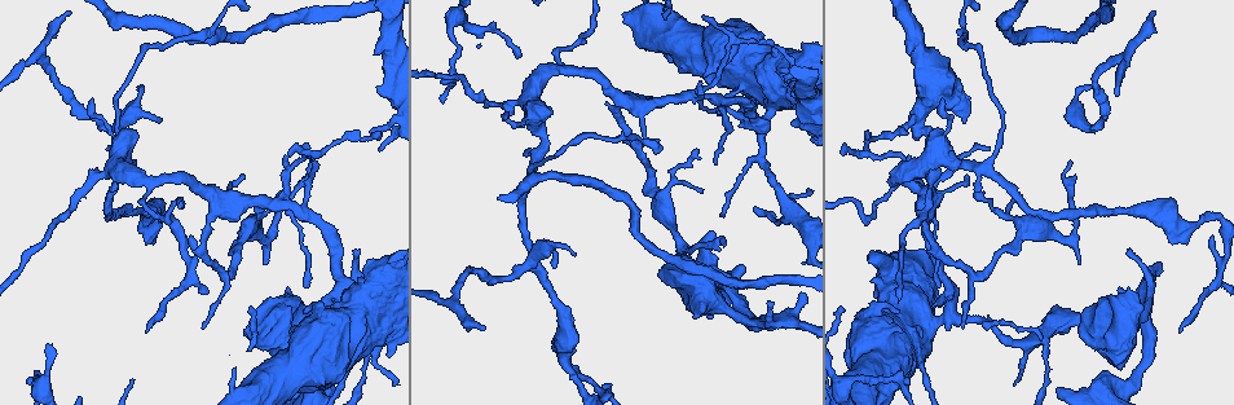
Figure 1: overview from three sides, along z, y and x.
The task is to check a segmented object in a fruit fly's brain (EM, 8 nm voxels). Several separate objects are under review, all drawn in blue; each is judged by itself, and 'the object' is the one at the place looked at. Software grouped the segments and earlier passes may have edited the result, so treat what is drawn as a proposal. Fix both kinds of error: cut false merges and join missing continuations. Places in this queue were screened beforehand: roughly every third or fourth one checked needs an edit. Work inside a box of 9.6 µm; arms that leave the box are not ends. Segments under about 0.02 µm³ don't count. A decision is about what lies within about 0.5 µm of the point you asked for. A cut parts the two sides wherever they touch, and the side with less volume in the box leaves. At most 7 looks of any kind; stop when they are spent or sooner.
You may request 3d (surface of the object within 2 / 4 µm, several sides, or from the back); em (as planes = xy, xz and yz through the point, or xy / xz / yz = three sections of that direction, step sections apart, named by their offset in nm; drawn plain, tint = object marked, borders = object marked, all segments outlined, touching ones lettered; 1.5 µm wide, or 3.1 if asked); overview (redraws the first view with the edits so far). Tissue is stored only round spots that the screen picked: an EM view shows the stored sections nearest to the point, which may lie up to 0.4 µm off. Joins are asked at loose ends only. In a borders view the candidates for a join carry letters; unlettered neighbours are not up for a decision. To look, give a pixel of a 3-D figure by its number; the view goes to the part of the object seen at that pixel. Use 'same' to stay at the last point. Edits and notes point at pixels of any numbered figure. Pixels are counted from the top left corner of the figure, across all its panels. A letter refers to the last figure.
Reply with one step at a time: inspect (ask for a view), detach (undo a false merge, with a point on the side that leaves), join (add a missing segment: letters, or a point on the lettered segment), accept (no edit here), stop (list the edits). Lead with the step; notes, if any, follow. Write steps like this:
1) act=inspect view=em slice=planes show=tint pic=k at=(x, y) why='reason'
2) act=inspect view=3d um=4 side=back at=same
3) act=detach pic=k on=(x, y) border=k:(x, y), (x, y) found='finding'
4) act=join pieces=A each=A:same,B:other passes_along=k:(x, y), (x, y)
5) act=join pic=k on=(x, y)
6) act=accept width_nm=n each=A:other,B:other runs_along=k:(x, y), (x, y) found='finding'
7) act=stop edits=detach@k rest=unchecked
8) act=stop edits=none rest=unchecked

act=inspect view=3d um=4 side=back pic=1 at=(1211, 238) why='tapers out'

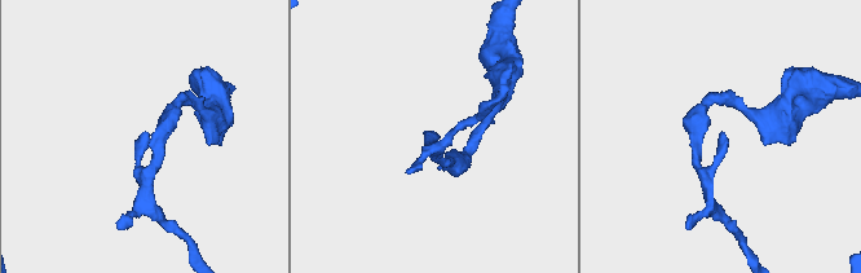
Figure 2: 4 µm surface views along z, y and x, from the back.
act=inspect view=em slice=planes show=borders pic=2 at=(722, 133) why='shape alone is not enough'

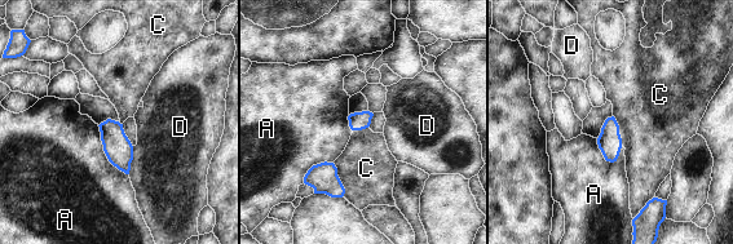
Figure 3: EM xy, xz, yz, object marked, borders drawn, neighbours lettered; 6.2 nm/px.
act=accept longest_contact=A:360nm each=A:other,C:other,D:other found='no lettered segment goes on from it'

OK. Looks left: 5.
act=inspect view=3d um=2 pic=1 at=(1127, 251) why='branch stops here'

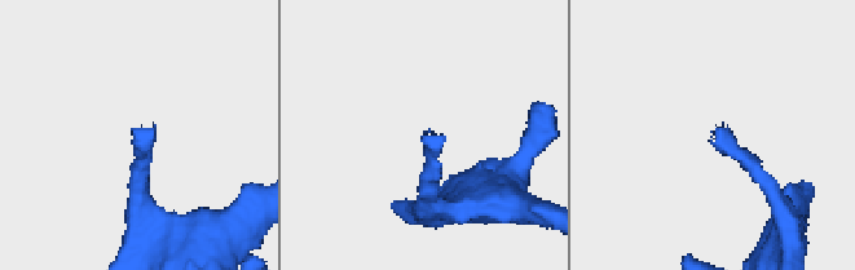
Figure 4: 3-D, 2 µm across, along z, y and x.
act=inspect view=em slice=xy step=8 show=borders pic=4 at=(131, 131) why='now the EM'

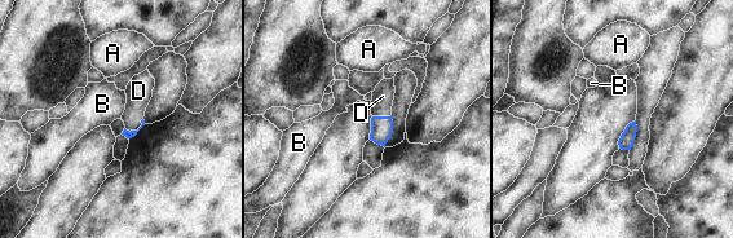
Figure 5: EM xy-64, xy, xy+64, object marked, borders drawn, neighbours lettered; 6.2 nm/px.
act=inspect view=em slice=planes show=borders at=same why='another direction'

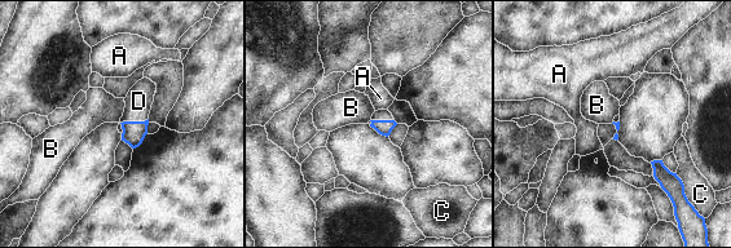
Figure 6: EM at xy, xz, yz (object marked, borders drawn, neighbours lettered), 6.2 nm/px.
act=join pieces=D each=A:other,B:other,C:other,D:same found='it goes on there'

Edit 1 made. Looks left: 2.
act=inspect view=overview why='redraw'

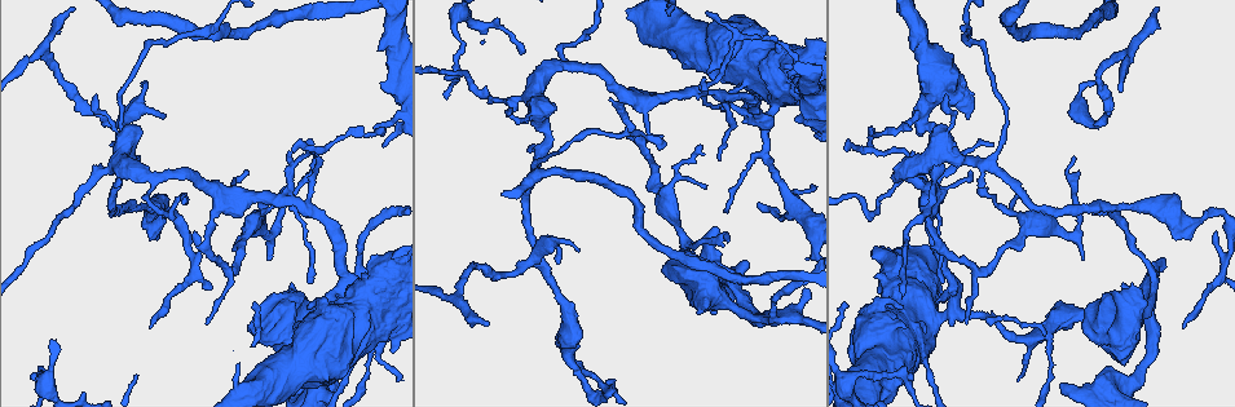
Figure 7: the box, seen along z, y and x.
act=inspect view=em slice=planes show=borders pic=7 at=(1037, 335) why='branch point'

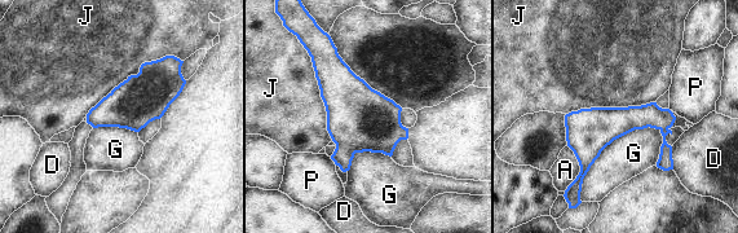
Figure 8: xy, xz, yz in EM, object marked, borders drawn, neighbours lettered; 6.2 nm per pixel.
act=accept each=A:other,D:other,G:other,J:other,P:other border=8:(182, 60), (145, 61), (85, 115) found='all the same cell'

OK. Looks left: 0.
act=stop edits=join@6 rest=unchecked

